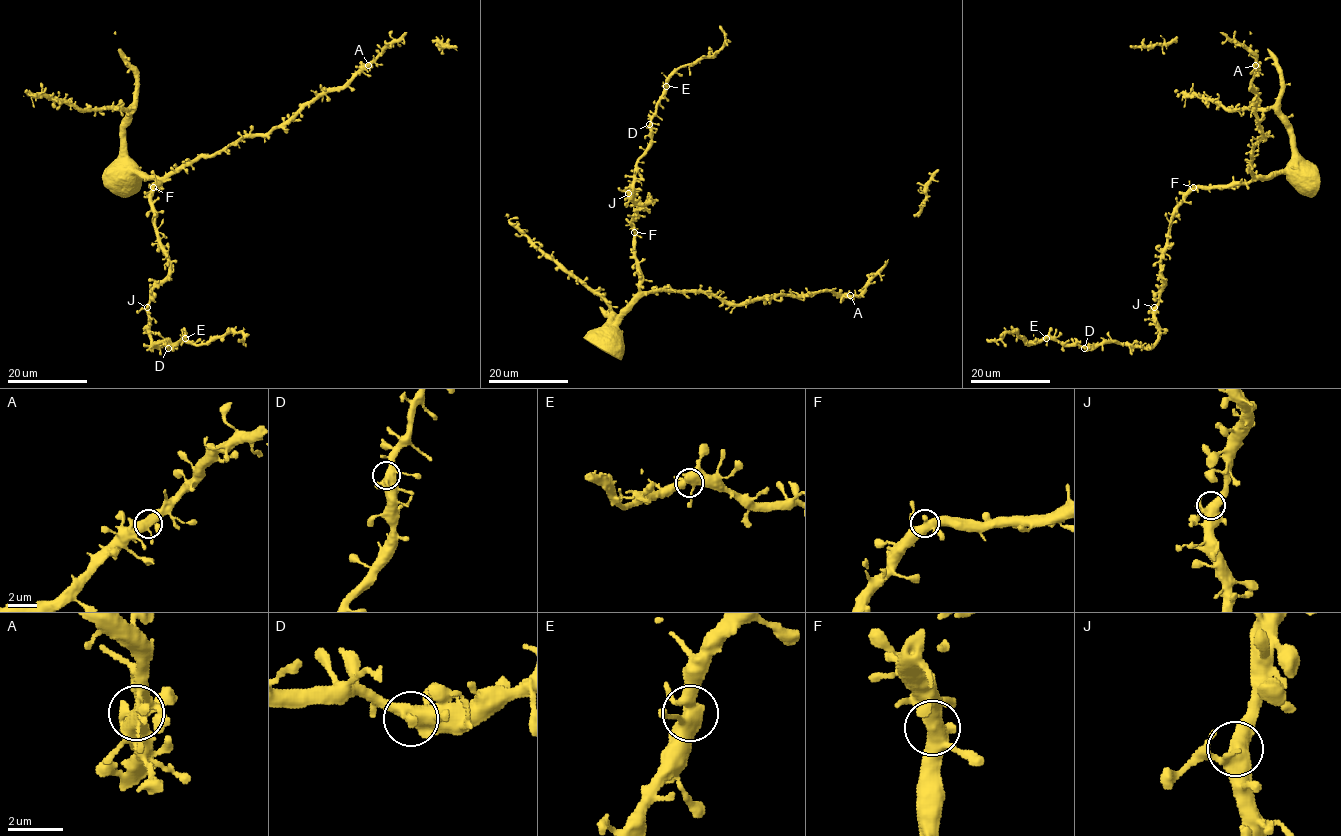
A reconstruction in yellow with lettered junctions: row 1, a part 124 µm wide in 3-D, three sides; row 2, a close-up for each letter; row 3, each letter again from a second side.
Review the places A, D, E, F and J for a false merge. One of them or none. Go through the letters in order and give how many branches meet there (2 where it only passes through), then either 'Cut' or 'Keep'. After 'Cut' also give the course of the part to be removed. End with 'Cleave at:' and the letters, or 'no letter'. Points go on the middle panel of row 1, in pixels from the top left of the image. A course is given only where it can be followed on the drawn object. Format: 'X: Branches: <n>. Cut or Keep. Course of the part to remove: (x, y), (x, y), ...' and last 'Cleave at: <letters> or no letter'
A: Branches: 4. Keep
D: Branches: 4. Keep
E: Branches: 4. Keep
F: Branches: 4. Keep
J: Branches: 4. Keep
Cleave at: no letter

